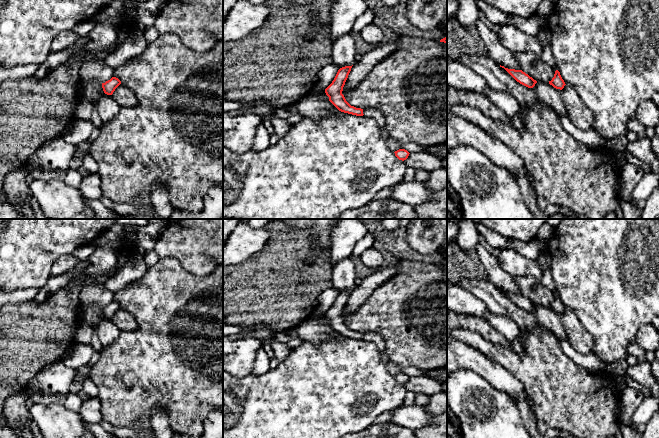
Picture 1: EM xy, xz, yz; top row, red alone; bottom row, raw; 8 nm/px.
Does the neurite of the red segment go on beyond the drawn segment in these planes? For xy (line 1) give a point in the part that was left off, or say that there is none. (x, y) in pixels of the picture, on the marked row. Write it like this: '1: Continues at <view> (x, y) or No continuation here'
1: No continuation here

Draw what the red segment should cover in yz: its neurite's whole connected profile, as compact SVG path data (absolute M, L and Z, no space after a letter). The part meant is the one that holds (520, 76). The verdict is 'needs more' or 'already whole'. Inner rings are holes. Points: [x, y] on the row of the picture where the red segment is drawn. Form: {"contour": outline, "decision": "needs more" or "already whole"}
{"contour": "M501 65L500 67L504 68L517 82L528 88L533 88L537 83L536 80L534 80L532 77L530 77L522 70L508 69Z", "decision": "already whole"}

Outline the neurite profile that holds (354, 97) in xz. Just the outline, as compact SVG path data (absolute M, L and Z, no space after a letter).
M401 35L397 49L374 65L356 88L345 91L343 95L356 108L380 109L386 119L385 129L395 141L415 143L427 148L447 145L447 43Z

